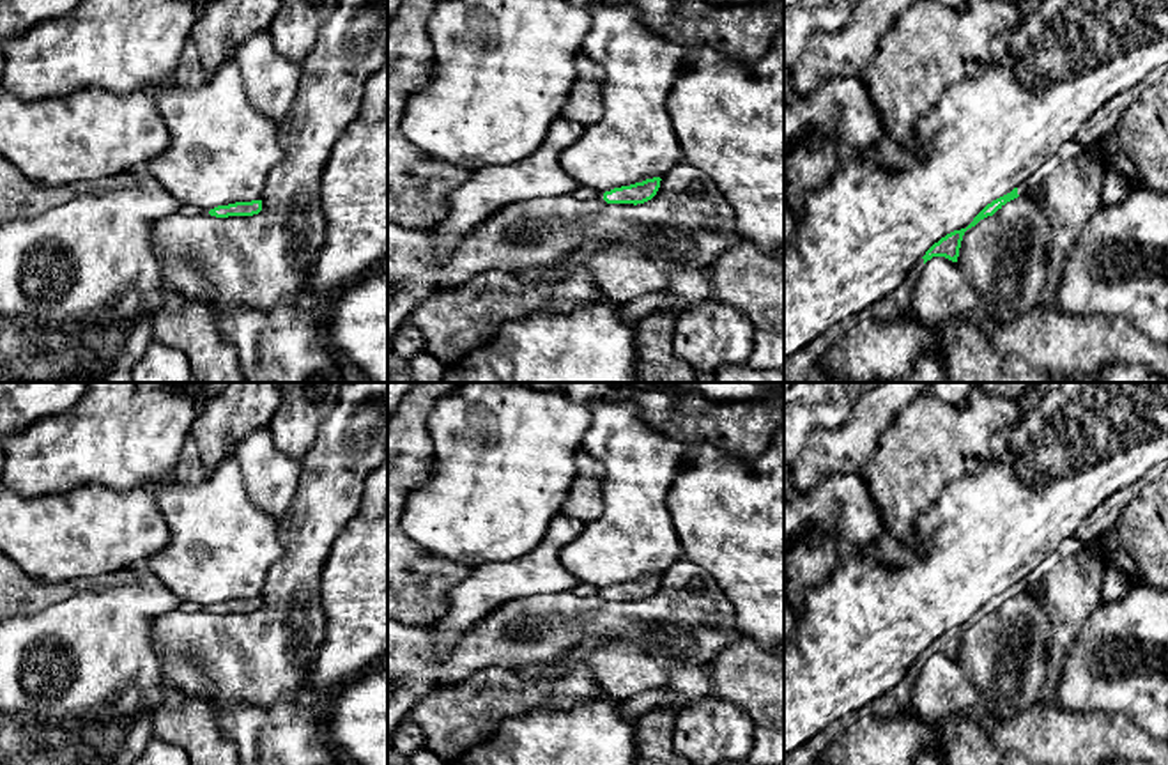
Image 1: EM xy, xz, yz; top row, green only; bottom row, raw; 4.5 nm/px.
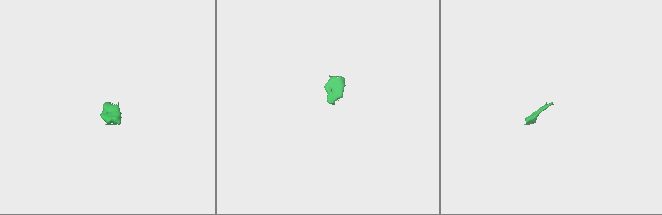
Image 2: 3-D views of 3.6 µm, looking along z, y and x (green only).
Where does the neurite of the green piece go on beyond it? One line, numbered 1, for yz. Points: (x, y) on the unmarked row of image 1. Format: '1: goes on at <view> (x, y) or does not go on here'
1: goes on at yz (896, 702)

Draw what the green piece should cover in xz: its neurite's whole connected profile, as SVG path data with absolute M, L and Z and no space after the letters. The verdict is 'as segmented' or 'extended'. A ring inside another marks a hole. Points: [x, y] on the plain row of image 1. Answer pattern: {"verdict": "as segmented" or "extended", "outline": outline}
{"verdict": "as segmented", "outline": "M653 574L630 583L614 584L603 590L603 597L607 600L644 600L657 591L660 577L660 574Z"}

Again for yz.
{"verdict": "extended", "outline": "M1014 584L1010 590L993 597L987 600L975 614L973 618L961 627L954 627L941 634L938 639L934 639L926 652L913 662L906 676L888 692L881 694L864 708L853 712L848 715L846 721L835 721L818 735L814 735L809 742L800 746L796 751L793 751L788 758L784 758L784 765L823 765L821 763L821 753L830 746L830 742L853 721L857 721L862 715L880 715L880 717L890 717L904 714L910 708L911 696L913 696L913 685L915 676L920 671L922 662L931 657L933 653L945 653L952 659L957 659L959 645L963 632L968 625L975 623L980 616L993 613L998 606L1002 606L1007 599L1025 593L1025 584Z"}

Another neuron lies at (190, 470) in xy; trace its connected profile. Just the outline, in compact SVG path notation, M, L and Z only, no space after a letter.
M188 436L173 471L173 482L184 483L184 485L198 485L207 476L209 476L209 471L202 462L198 444L193 436Z

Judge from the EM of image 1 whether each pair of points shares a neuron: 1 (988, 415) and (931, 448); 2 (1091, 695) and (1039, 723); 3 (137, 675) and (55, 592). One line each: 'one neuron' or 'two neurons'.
1: one neuron
2: two neurons
3: two neurons

